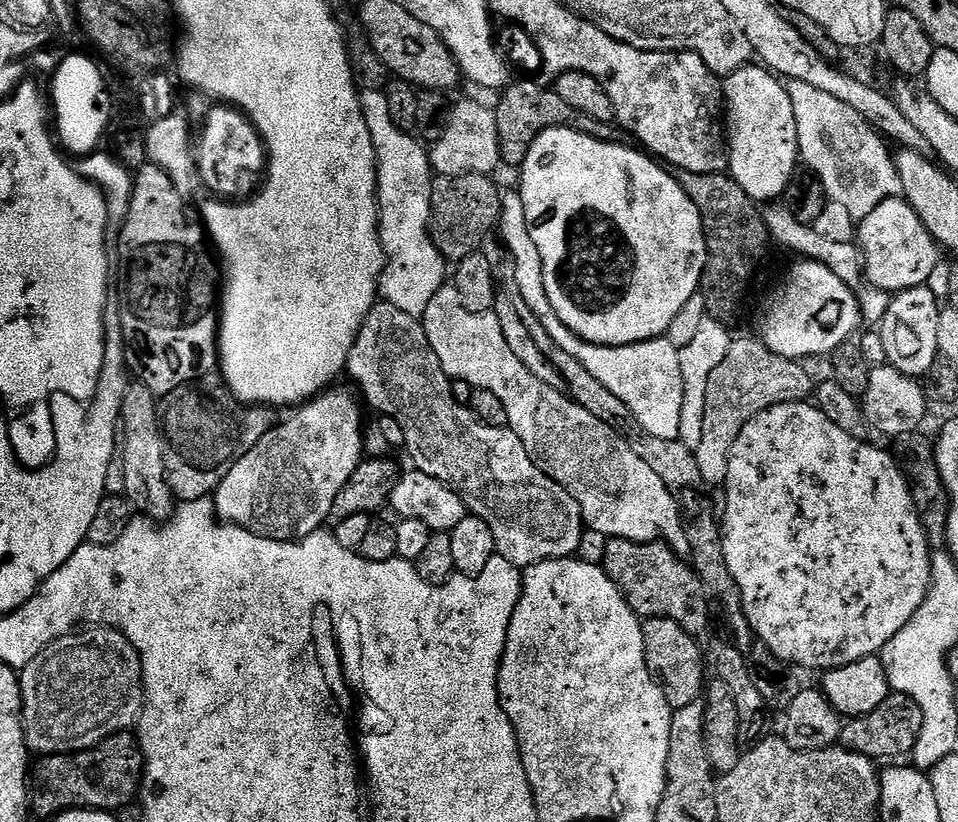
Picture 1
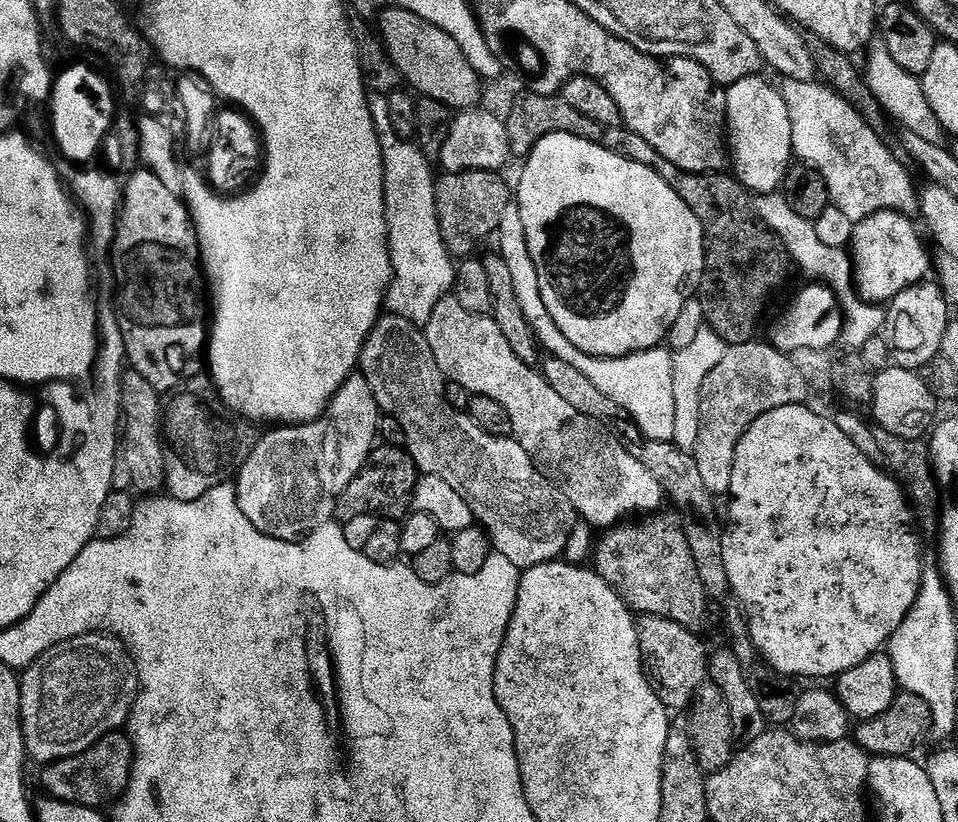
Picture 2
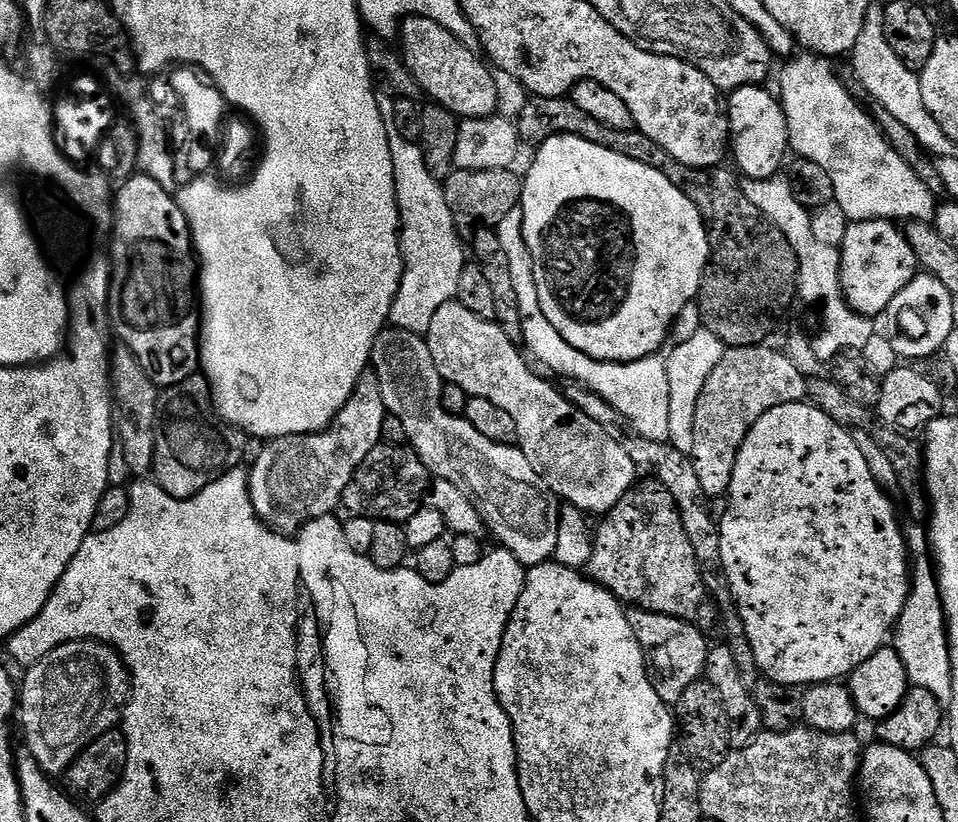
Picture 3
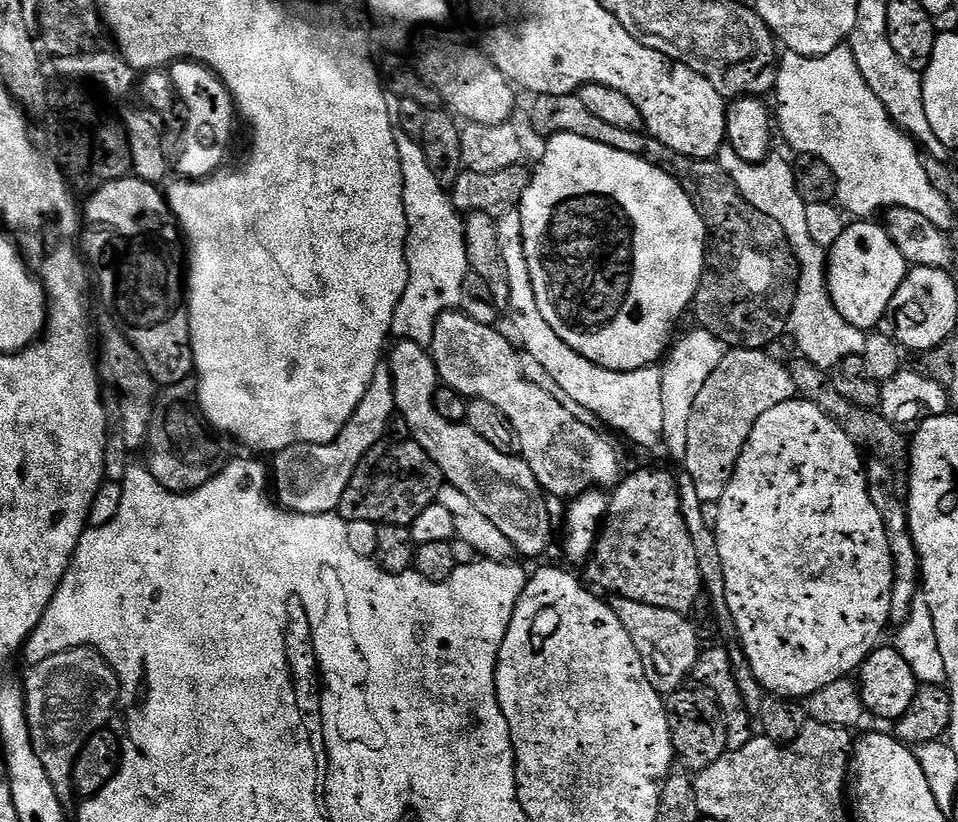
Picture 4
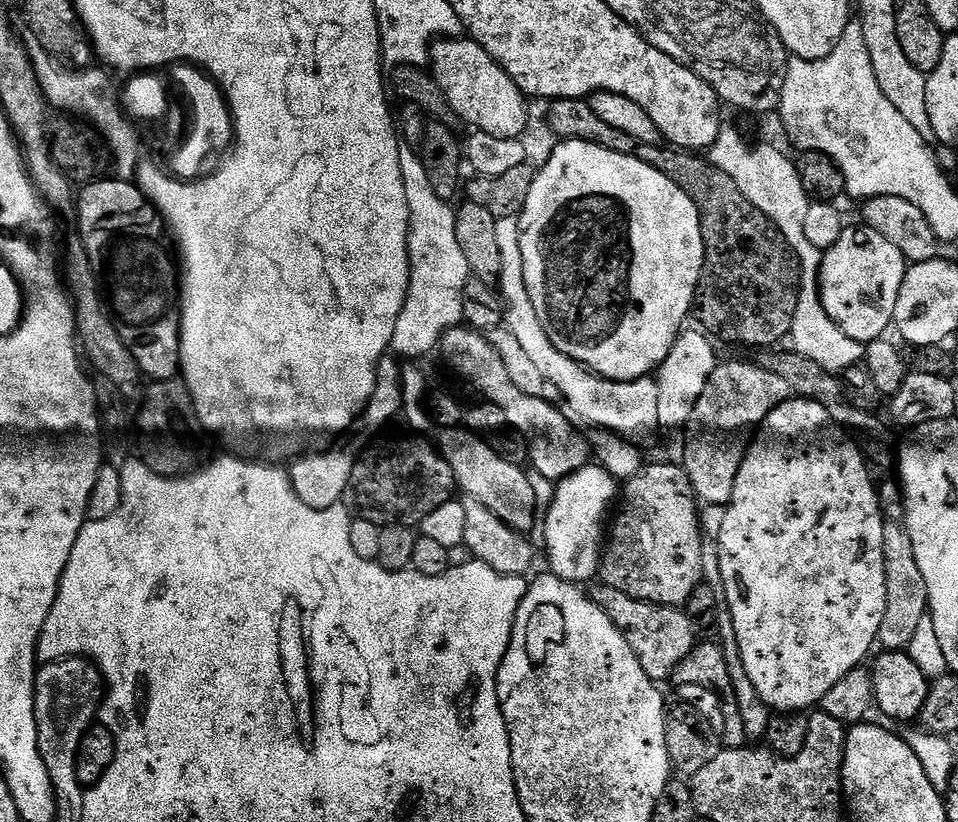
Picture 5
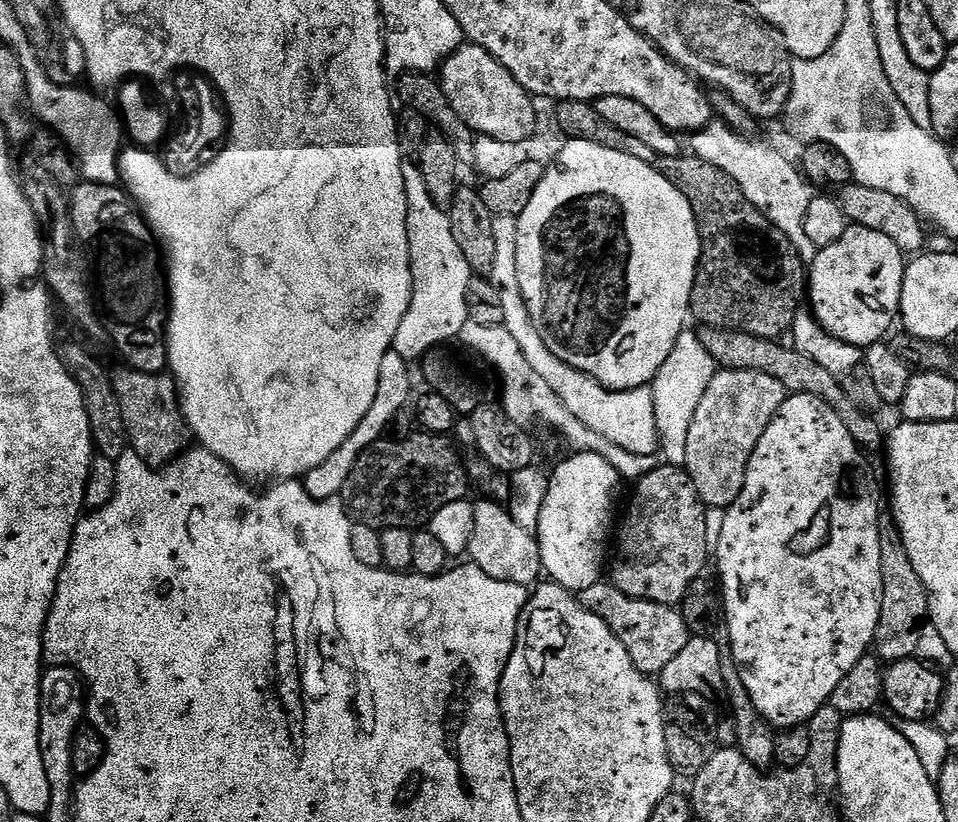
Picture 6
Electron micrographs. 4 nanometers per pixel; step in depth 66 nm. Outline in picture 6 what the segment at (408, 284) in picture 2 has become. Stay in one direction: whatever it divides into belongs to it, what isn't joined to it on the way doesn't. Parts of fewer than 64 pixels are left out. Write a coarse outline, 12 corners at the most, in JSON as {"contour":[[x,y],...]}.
{"contour":[[405,163],[412,301],[394,351],[457,335],[474,274],[415,163]]}

